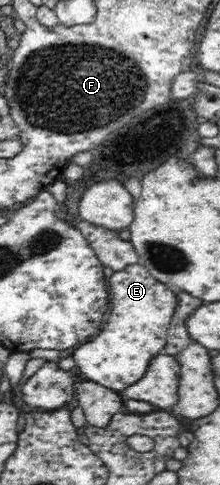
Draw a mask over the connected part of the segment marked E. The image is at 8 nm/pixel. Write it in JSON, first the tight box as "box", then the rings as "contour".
{"box":[73,263,177,392],"contour":[[[139,263],[114,271],[108,283],[112,305],[108,320],[94,339],[76,347],[73,357],[76,367],[89,381],[120,392],[144,379],[152,357],[164,349],[177,299],[169,286],[150,275]]]}

